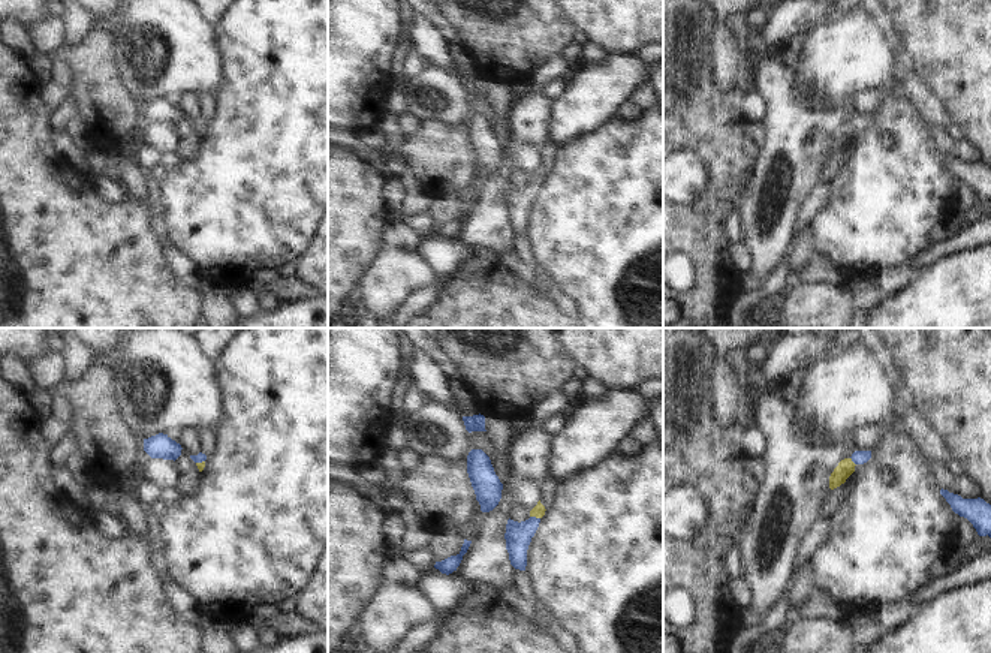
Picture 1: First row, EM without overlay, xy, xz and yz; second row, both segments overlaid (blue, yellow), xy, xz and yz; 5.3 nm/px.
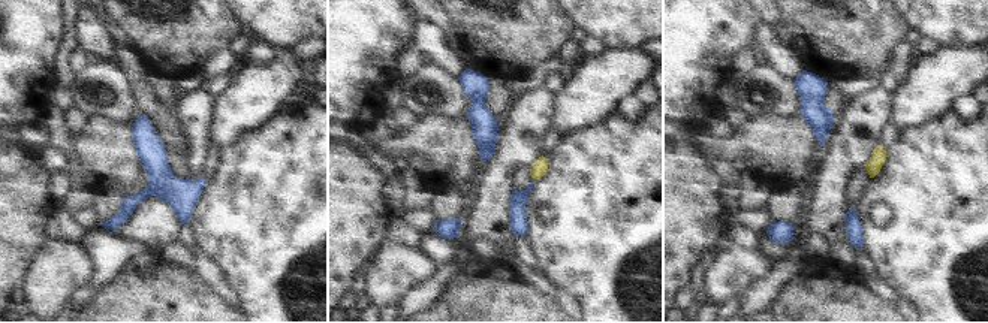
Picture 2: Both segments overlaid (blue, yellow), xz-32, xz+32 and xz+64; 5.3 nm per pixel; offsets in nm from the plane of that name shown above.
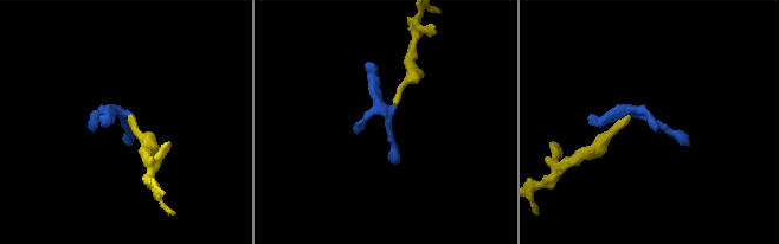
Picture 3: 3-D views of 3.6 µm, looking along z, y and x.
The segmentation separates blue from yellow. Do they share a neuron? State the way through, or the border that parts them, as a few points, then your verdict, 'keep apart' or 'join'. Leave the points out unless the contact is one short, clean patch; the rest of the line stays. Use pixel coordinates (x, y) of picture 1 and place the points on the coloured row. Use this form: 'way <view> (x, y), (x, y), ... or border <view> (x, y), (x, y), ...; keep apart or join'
way xz (518, 535), (535, 517), (538, 511); join

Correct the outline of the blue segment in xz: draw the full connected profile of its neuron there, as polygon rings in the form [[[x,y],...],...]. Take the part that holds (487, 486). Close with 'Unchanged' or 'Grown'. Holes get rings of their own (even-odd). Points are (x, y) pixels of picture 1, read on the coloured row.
[[[472,449],[469,452],[467,473],[481,511],[493,511],[501,499],[503,484],[496,475],[490,457],[482,449]]]. Unchanged.

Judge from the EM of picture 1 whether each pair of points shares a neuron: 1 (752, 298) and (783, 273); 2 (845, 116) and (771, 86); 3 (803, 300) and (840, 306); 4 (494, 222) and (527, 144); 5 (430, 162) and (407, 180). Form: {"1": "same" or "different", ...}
{"1": "same", "2": "same", "3": "same", "4": "same", "5": "different"}

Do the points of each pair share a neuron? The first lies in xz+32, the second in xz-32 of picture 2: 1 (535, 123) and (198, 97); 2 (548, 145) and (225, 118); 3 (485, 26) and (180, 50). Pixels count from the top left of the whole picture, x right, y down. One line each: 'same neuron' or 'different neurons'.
1: same neuron
2: different neurons
3: same neuron

